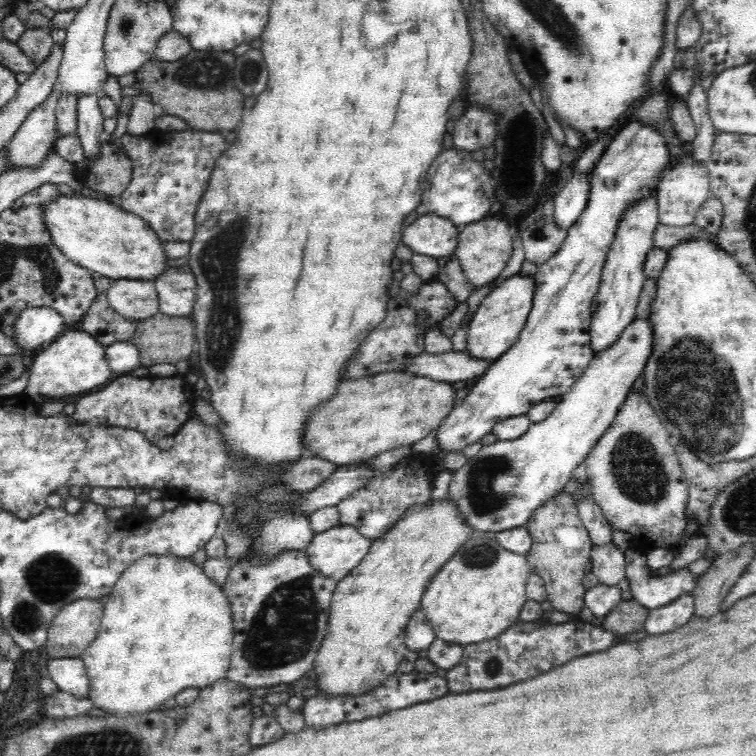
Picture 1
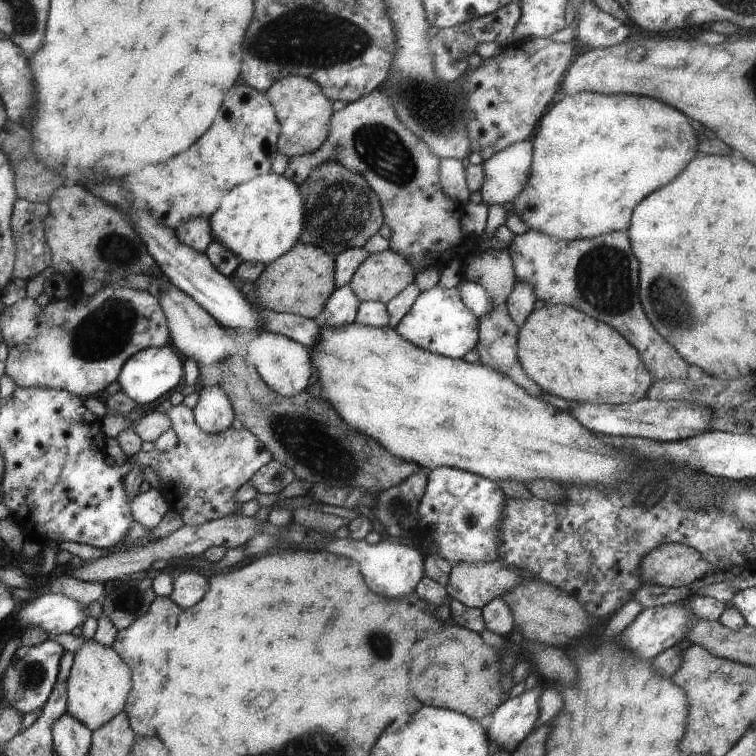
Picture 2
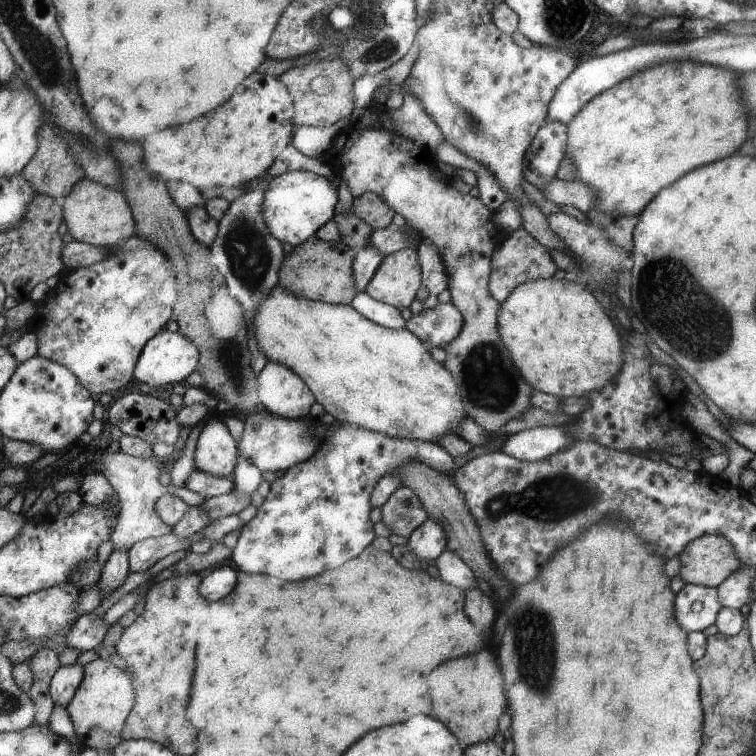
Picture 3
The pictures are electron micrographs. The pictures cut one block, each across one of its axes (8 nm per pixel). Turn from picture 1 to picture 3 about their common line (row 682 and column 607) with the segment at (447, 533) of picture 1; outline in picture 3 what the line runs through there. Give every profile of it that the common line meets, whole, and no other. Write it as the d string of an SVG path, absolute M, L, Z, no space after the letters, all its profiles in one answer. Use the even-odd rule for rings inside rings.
M565 279L527 280L503 300L498 312L499 337L510 350L522 378L536 391L553 395L559 399L581 398L581 394L589 390L599 390L622 371L624 363L623 348L619 350L619 334L613 330L615 326L609 322L599 302L585 290L584 286Z

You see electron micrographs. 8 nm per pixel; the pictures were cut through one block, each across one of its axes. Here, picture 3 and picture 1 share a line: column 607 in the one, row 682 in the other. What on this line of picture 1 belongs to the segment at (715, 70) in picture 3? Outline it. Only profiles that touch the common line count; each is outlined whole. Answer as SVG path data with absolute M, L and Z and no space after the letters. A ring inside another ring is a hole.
M146 556L122 572L122 576L117 580L116 586L114 586L113 591L109 594L108 601L105 603L96 638L80 656L88 674L87 700L92 701L92 707L106 712L107 715L132 715L159 711L167 701L174 699L187 688L198 688L200 690L227 676L231 661L233 634L232 613L227 597L223 594L223 589L219 585L212 584L212 581L204 576L200 566L193 565L190 558L180 560L179 557L174 556Z

